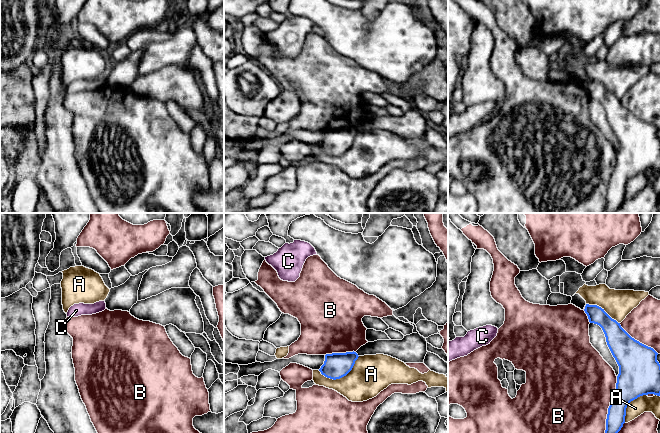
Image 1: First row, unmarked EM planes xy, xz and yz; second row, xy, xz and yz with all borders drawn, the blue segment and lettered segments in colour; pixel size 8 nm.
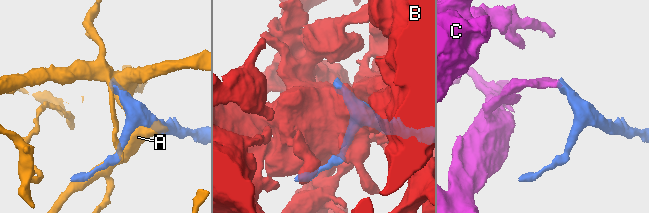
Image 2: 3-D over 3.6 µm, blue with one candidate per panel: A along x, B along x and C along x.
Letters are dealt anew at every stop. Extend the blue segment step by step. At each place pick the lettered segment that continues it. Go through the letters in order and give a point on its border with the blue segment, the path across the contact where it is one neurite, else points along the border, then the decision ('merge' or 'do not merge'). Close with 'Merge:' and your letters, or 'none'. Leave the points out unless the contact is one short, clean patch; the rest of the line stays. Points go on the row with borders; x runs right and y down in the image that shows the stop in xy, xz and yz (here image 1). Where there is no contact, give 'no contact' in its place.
A: meets blue in xz at (341, 377); do not merge
B: meets blue in yz at (610, 404); do not merge
C: meets blue in yz at (585, 307); border along yz (586, 305), (583, 309); do not merge
Merge: none

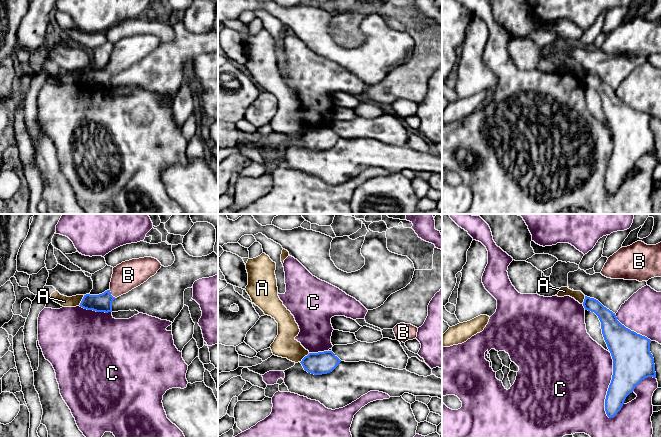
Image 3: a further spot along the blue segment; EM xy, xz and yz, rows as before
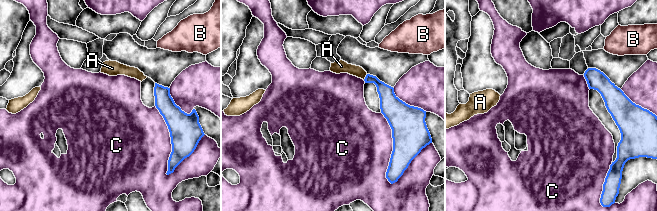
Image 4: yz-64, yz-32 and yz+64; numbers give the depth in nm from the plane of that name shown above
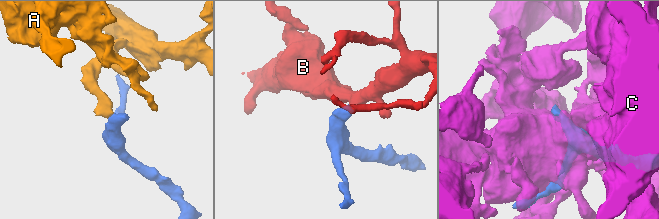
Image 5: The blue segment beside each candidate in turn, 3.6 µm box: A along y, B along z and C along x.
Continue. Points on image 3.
A: meets blue in xy at (82, 300); border along xy (84, 295), (78, 305); do not merge
B: meets blue in xy at (110, 294); runs through xy (103, 302), (110, 294), (128, 275); merge
C: meets blue in yz at (609, 386); do not merge
Merge: B

